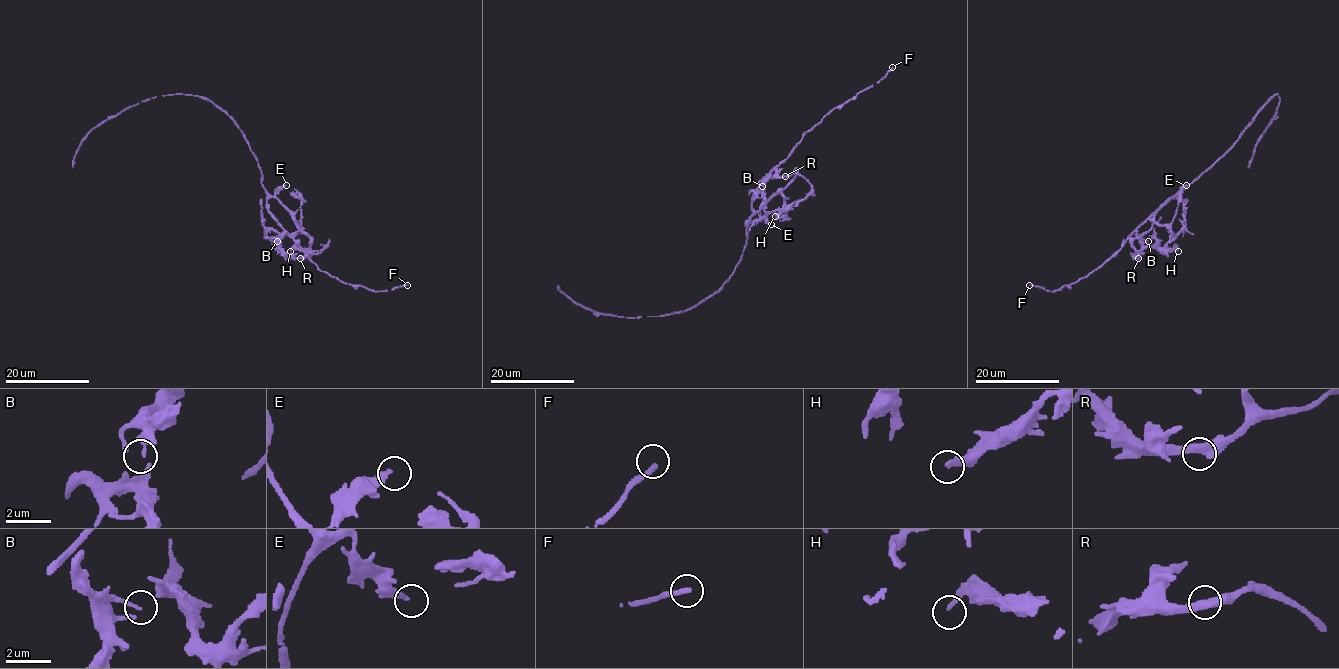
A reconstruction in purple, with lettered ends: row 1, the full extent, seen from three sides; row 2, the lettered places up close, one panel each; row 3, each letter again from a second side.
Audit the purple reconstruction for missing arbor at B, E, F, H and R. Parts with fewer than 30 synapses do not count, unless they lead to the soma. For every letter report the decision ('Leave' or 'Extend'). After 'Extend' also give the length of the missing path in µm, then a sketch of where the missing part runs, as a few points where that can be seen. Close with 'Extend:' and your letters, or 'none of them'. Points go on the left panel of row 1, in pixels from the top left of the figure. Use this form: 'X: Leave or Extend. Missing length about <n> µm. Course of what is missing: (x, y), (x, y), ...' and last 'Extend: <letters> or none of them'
B: Leave
E: Leave
F: Leave
H: Leave
R: Leave
Extend: none of them

